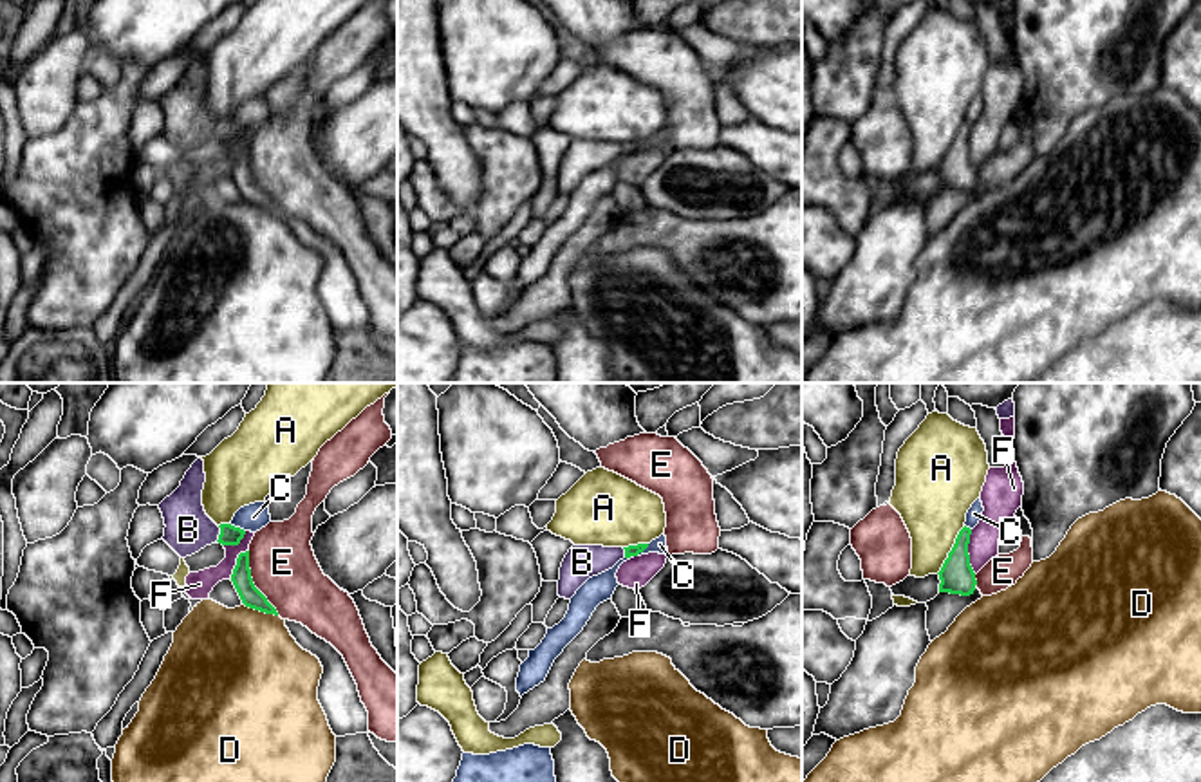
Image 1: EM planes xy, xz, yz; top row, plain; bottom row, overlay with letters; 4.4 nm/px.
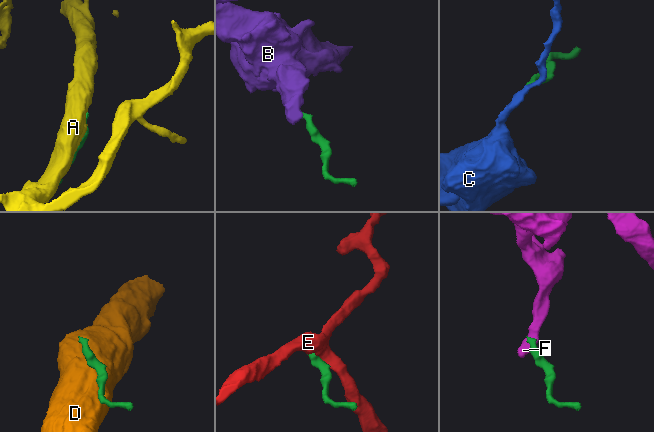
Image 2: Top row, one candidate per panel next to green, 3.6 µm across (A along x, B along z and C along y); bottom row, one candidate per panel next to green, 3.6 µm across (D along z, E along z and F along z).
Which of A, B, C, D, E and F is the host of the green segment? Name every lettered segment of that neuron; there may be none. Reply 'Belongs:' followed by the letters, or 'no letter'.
Belongs: B

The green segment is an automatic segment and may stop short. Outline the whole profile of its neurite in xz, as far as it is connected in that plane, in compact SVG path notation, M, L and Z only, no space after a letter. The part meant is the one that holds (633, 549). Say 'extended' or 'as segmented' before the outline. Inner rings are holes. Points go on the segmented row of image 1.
extended; M648 544L628 547L573 545L560 567L558 596L571 600L592 576L612 569L619 560L638 556Z

